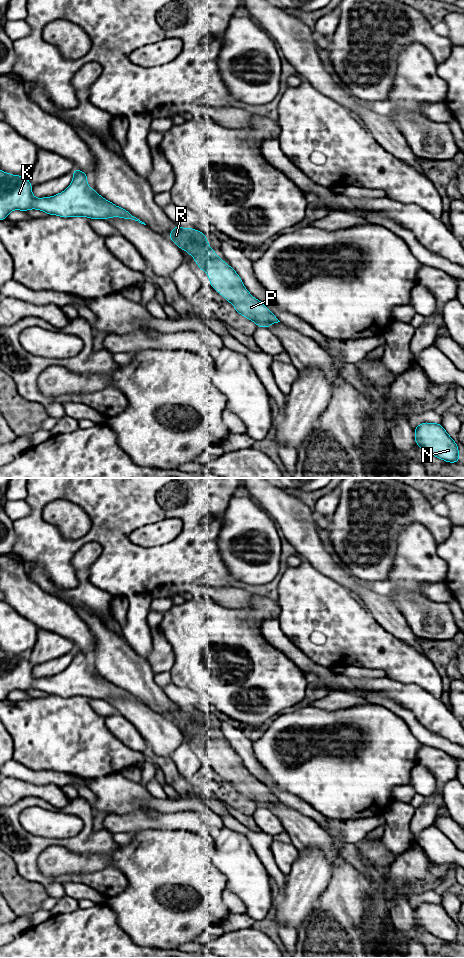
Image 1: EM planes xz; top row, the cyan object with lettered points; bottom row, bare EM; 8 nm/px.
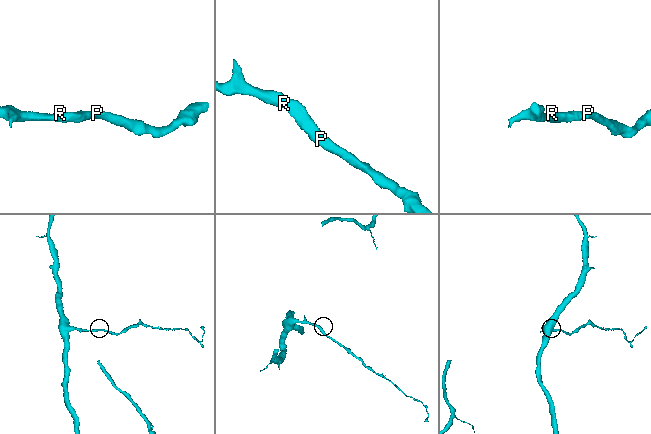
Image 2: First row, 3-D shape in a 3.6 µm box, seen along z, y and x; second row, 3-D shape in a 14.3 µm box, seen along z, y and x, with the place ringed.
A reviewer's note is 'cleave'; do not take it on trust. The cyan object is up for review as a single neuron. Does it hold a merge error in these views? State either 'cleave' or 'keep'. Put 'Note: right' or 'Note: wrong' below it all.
keep
Note: wrong

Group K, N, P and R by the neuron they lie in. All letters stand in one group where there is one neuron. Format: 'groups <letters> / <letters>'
groups K N P R

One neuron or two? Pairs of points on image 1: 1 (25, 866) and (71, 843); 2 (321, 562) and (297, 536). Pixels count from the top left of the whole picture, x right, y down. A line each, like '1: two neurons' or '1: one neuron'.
1: one neuron
2: one neuron

